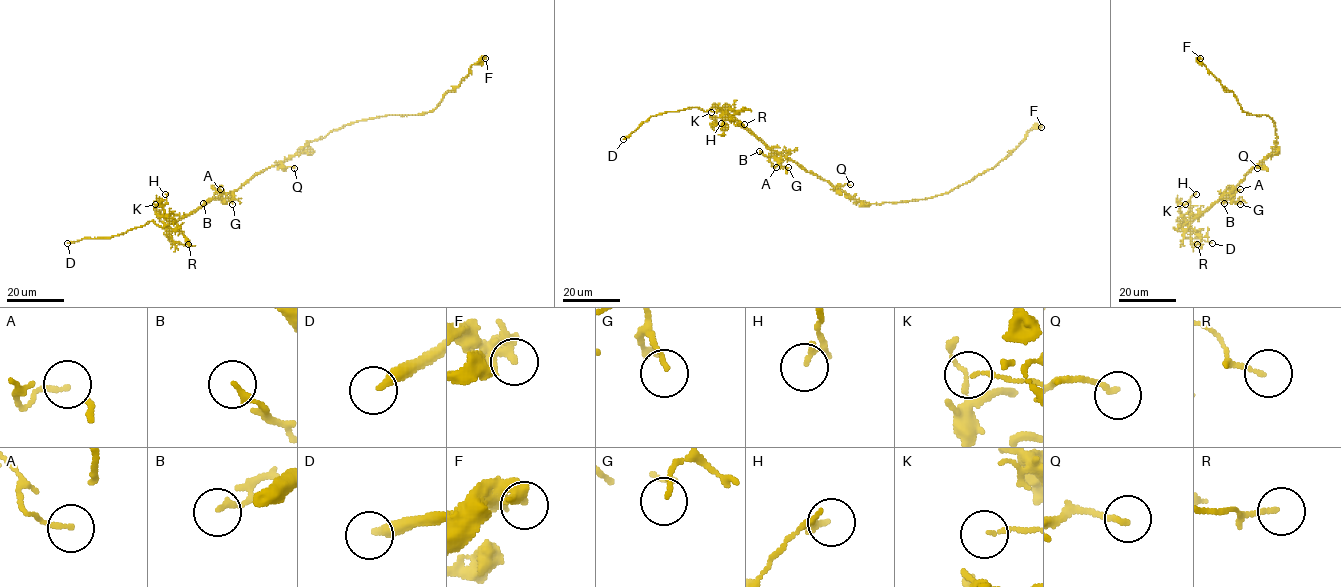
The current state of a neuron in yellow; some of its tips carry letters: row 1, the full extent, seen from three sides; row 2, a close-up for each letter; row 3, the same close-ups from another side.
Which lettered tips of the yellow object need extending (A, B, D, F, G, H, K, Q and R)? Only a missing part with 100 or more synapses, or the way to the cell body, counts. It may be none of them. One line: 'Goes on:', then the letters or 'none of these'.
Goes on: D

